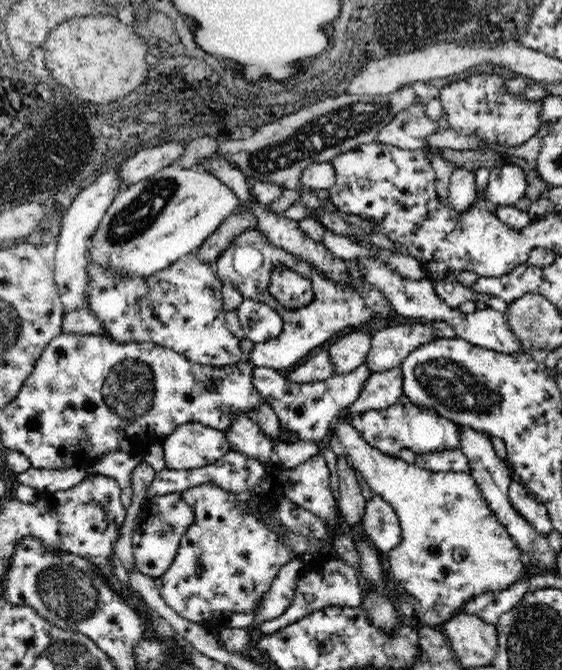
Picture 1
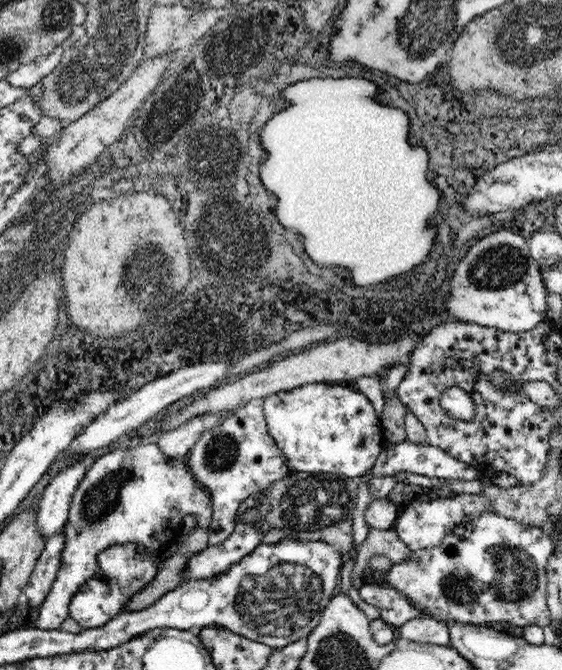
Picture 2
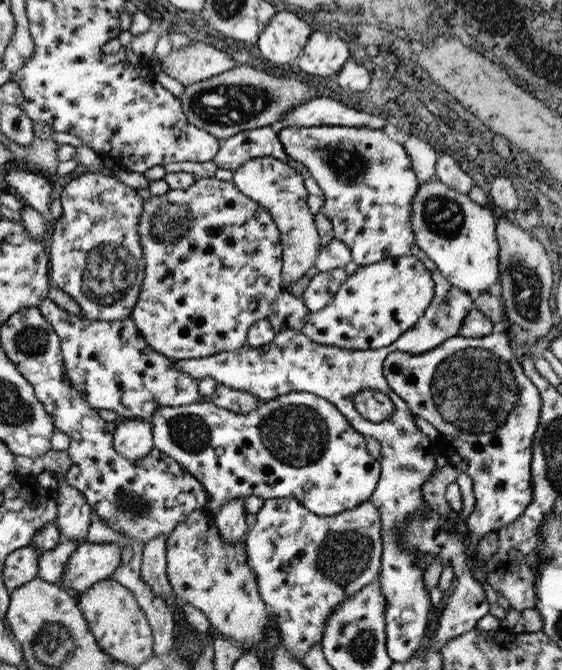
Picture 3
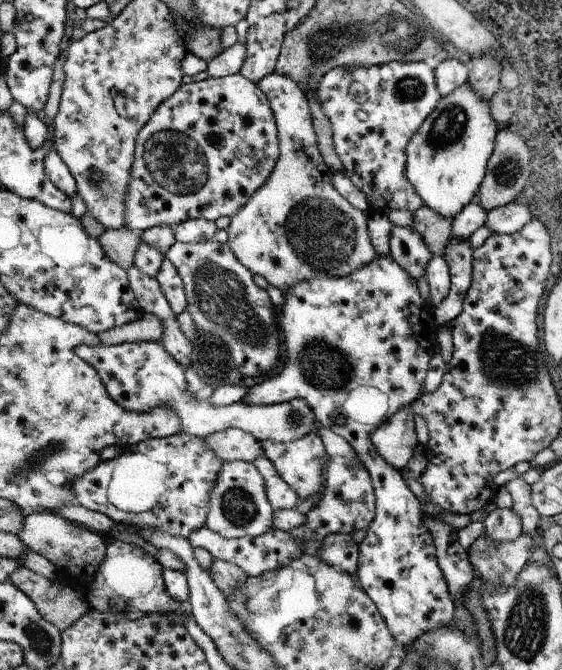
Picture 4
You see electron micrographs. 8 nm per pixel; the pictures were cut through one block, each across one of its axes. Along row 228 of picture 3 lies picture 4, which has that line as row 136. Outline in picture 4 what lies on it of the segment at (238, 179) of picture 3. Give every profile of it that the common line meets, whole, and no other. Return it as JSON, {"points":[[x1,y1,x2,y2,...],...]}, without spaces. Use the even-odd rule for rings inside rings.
{"points":[[275,72,267,78,261,78,257,86,267,96,275,114,281,154,269,180,231,218,227,226,227,246,233,250,235,258,247,270,251,270,251,274,263,276,269,286,281,290,283,294,289,292,297,282,311,282,315,278,347,278,349,274,361,270,363,266,369,266,377,258,375,248,369,242,367,214,351,206,351,202,347,202,333,186,333,172,319,152,311,106,303,88,299,88,299,84,291,78]]}

